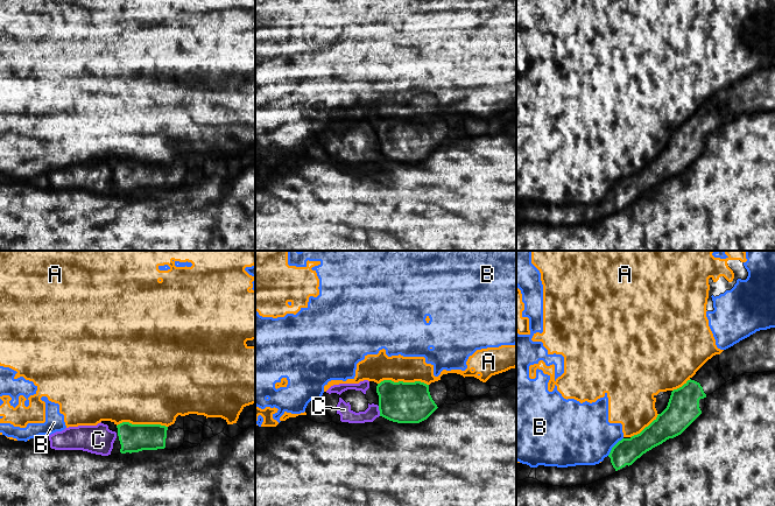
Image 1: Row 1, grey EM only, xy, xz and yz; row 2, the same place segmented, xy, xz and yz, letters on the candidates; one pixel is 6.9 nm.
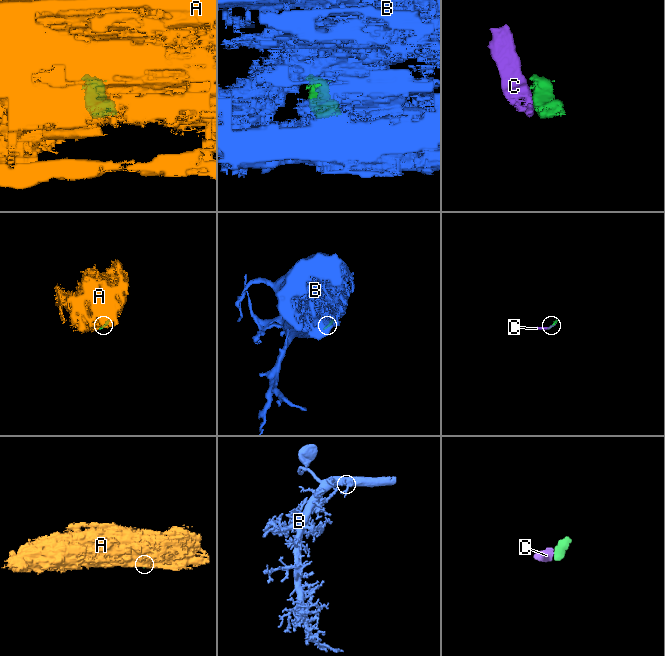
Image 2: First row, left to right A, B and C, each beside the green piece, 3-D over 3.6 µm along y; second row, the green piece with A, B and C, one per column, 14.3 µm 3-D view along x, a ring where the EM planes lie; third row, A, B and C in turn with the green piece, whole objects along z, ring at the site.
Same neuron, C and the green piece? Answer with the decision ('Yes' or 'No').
No

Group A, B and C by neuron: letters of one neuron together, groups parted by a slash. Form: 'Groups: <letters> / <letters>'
Groups: A B / C

